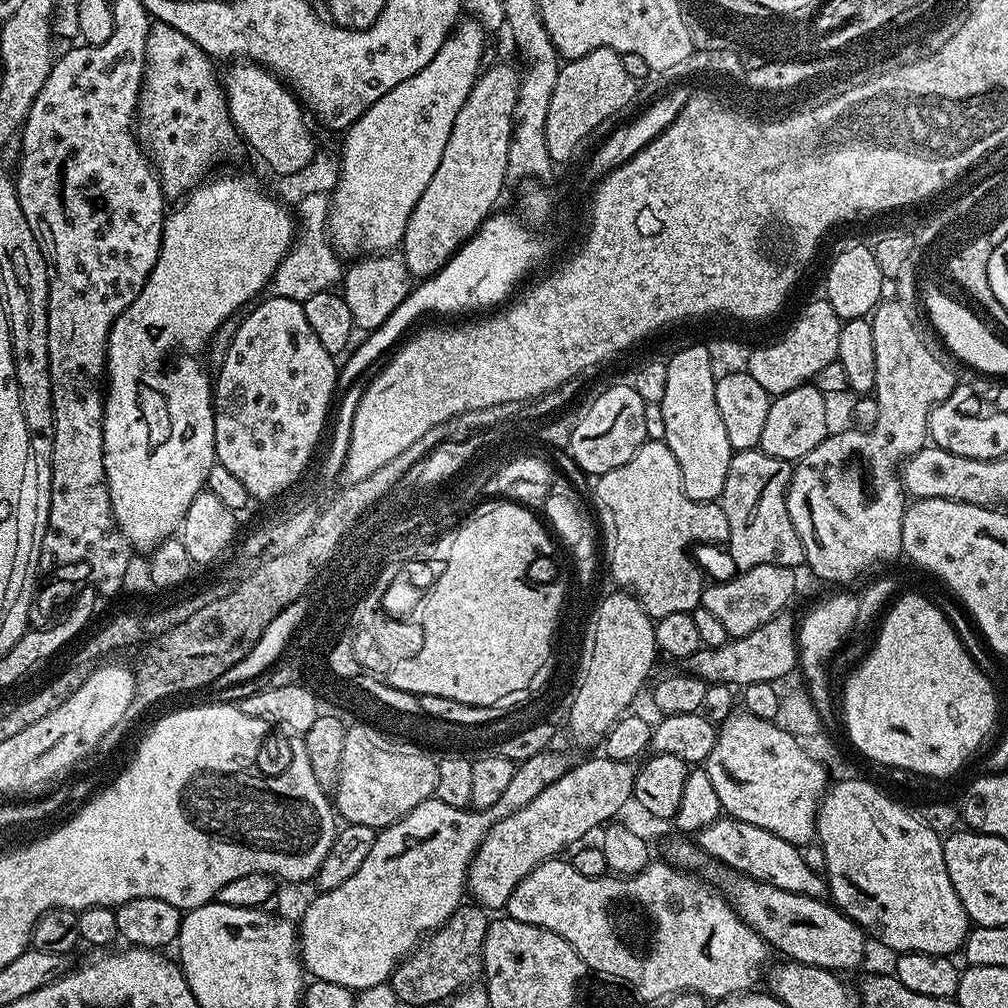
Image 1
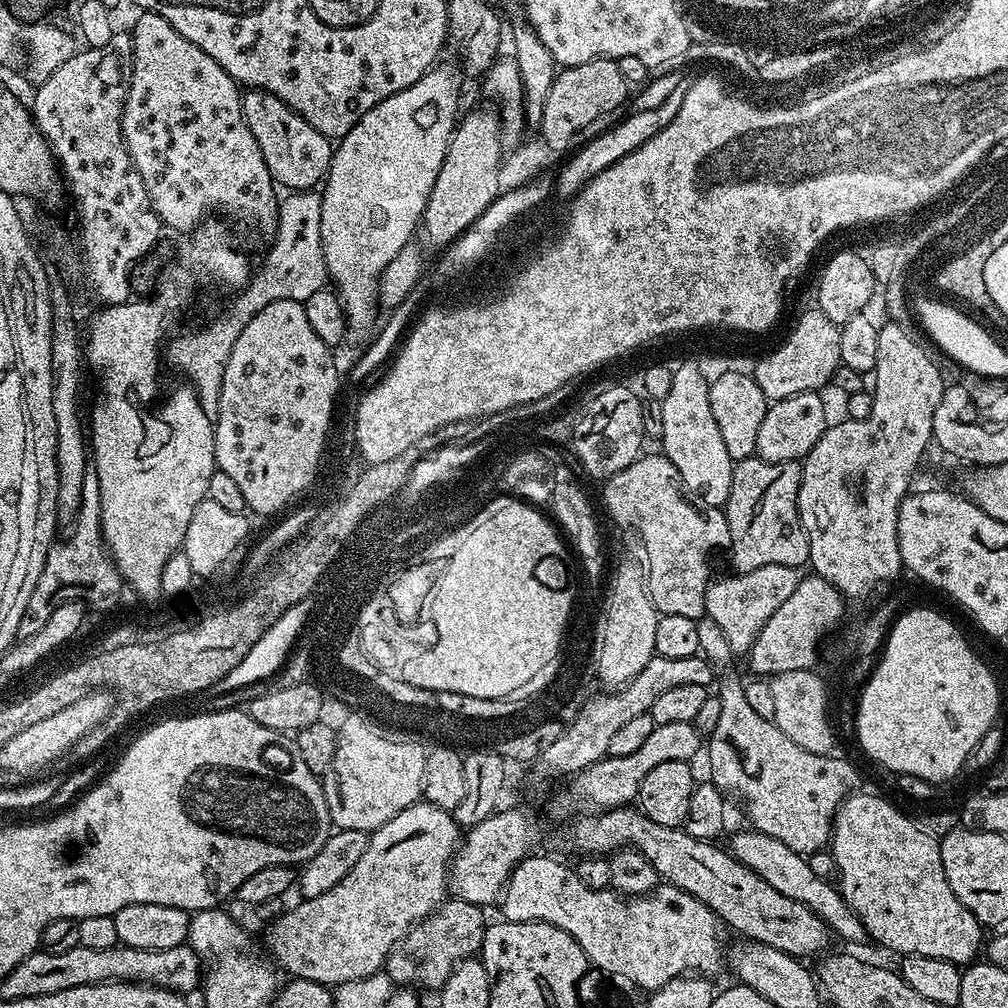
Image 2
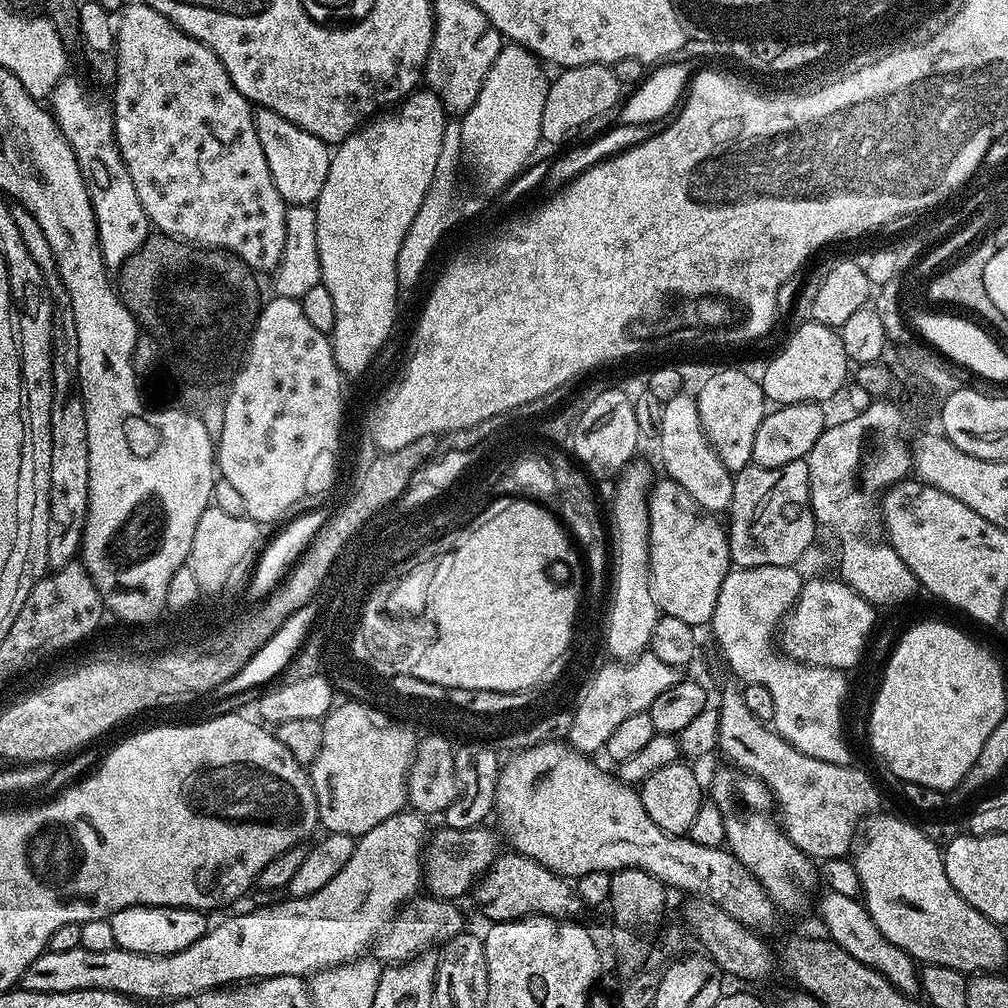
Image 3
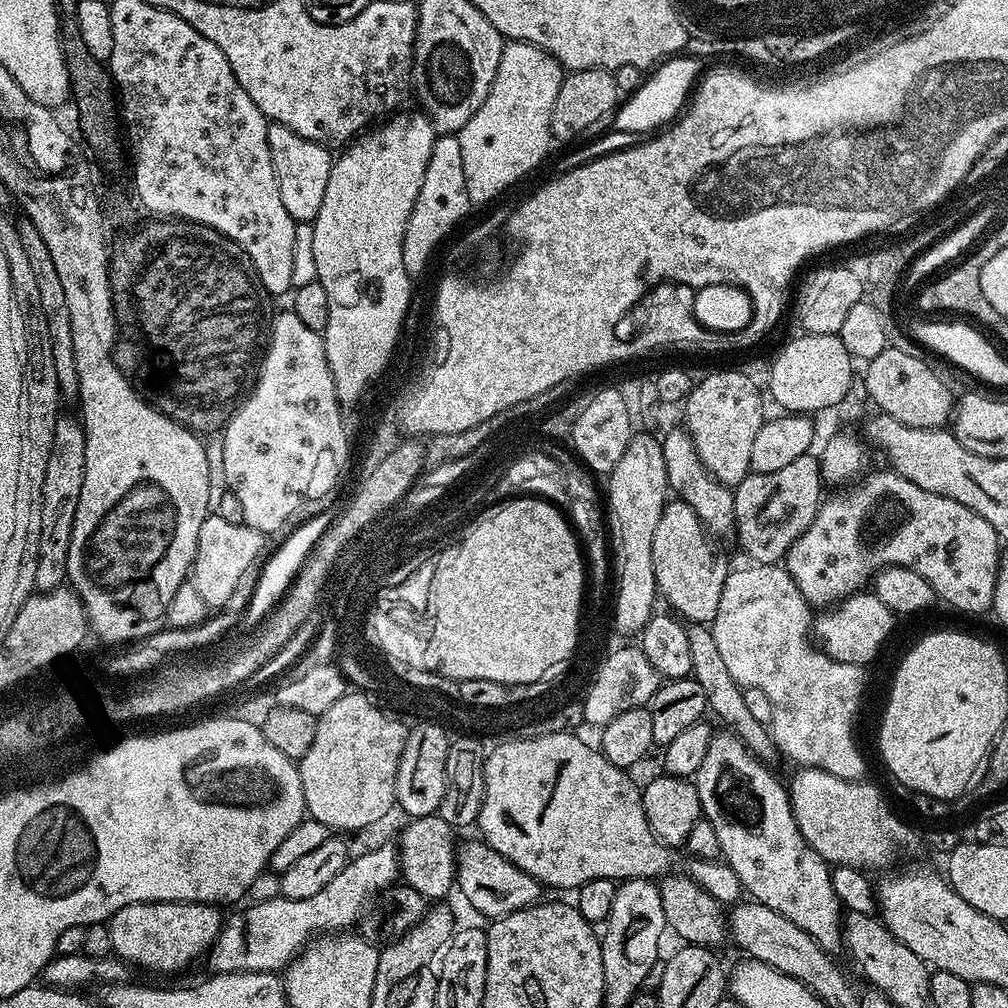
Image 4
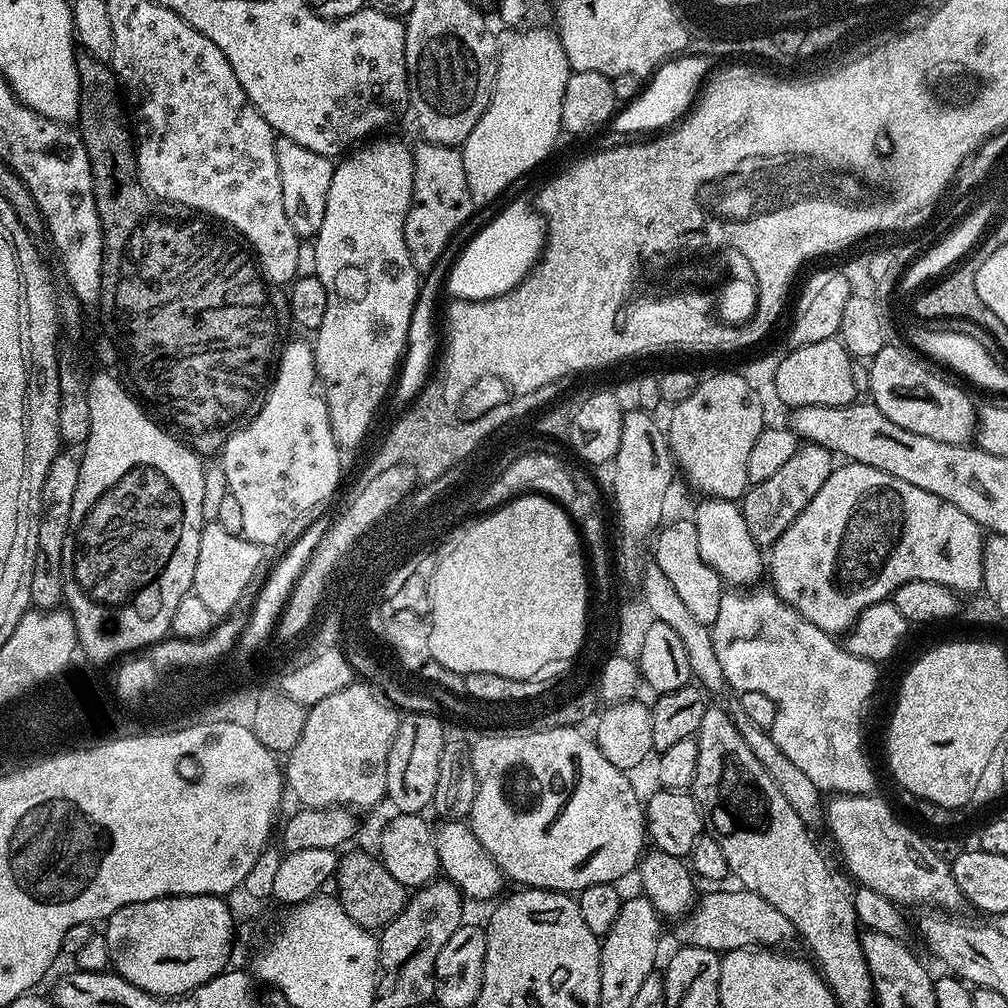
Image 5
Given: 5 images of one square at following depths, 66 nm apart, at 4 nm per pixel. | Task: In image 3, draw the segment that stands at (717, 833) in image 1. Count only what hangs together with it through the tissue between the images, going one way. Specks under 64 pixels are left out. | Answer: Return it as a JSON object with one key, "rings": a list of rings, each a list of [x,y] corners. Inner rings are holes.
{"rings":[[[825,891],[823,895],[820,900],[820,920],[832,941],[842,946],[846,954],[858,958],[858,962],[881,972],[900,992],[915,997],[921,991],[917,961],[910,954],[906,954],[906,950],[894,946],[894,942],[890,942],[890,938],[886,938],[886,934],[882,934],[878,926],[874,926],[874,918],[870,918],[866,906],[857,897],[829,891]]]}

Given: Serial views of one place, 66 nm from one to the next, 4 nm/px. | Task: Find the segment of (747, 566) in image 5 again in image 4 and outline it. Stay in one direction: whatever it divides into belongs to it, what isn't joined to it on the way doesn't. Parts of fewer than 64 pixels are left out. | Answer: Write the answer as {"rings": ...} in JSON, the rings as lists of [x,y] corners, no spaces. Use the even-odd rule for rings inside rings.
{"rings":[[[683,427],[670,429],[665,436],[662,436],[662,443],[669,489],[691,506],[694,514],[698,514],[698,518],[713,537],[721,538],[720,536],[726,535],[727,532],[729,535],[736,527],[733,489],[713,478],[704,469],[704,464],[696,457],[696,452],[692,449],[692,441],[689,440],[687,431]]]}

